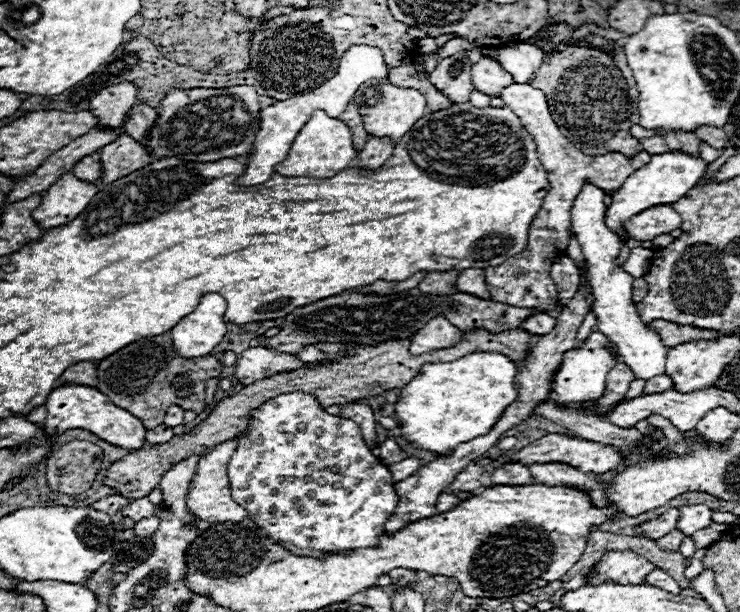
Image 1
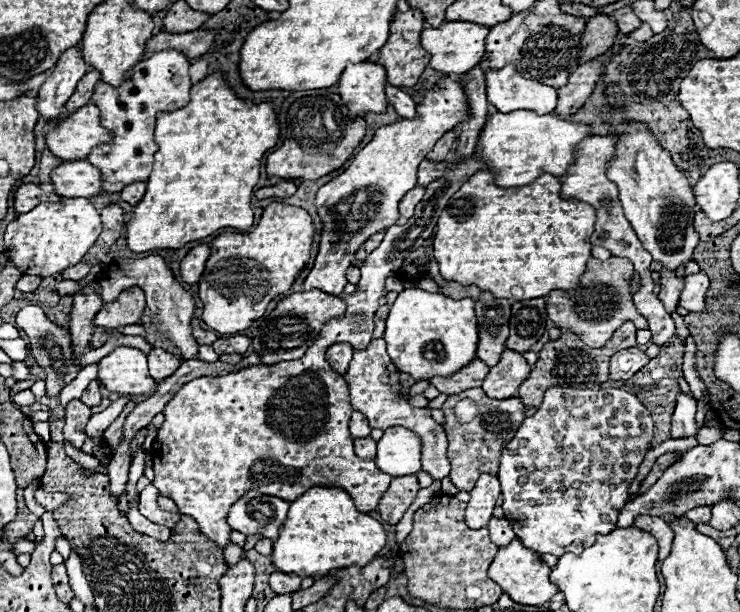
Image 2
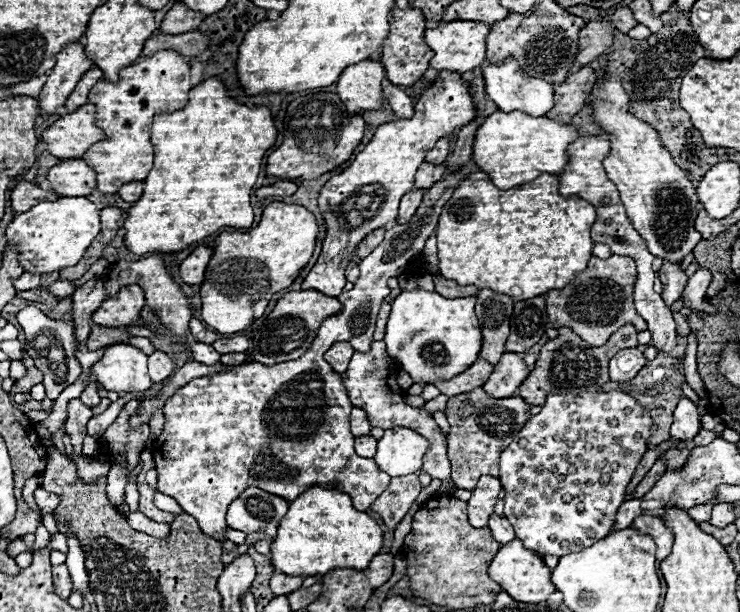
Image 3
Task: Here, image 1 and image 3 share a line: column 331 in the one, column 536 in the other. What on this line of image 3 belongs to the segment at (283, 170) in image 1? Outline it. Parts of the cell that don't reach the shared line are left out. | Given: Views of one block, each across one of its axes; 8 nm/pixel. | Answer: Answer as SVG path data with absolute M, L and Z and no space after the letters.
M514 110L514 112L494 112L486 118L484 126L478 128L476 140L474 140L474 152L472 152L472 160L478 162L478 168L486 174L492 176L492 182L506 190L506 188L514 188L526 182L532 182L534 178L538 178L540 174L548 172L548 174L560 174L564 172L564 166L568 164L568 146L572 142L576 142L580 138L580 130L572 124L562 124L556 122L552 118L546 116L530 116L526 112Z

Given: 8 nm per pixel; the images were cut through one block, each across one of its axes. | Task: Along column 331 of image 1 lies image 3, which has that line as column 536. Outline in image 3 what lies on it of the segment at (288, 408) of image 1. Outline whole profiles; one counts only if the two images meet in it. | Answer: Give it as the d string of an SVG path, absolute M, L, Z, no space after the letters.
M552 390L546 396L546 402L540 410L540 414L530 416L526 420L526 424L522 426L522 430L518 432L516 440L508 444L508 448L502 452L500 456L500 482L504 488L504 516L512 522L514 530L516 530L516 538L524 542L526 548L538 552L538 554L552 554L552 556L562 556L562 554L570 554L570 552L580 552L582 548L598 542L600 538L604 538L606 534L612 532L614 528L614 520L616 520L616 512L622 506L622 502L626 500L626 486L630 484L638 462L642 460L644 452L648 450L648 438L650 438L650 430L652 430L652 418L648 414L648 410L644 406L640 406L636 402L636 398L632 398L630 394L622 392L622 390L610 390L610 392L590 392L590 390Z

